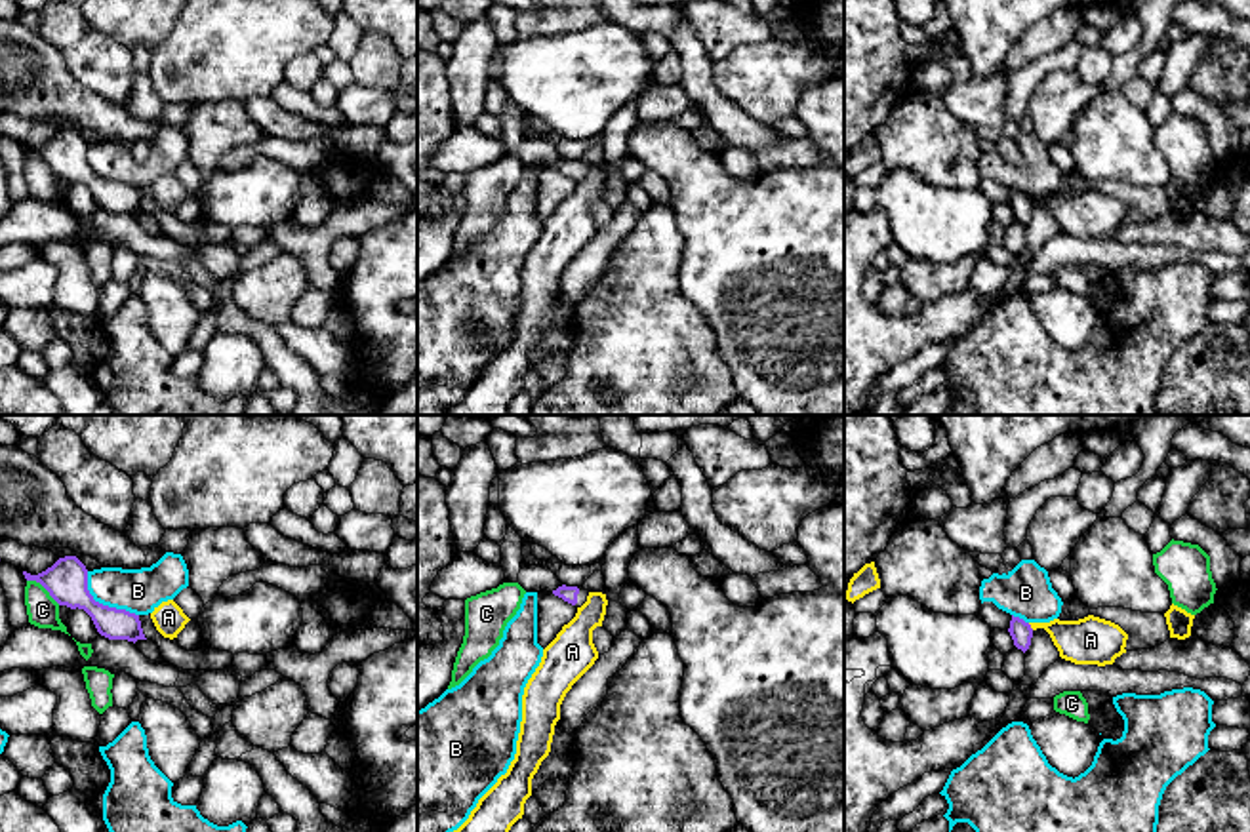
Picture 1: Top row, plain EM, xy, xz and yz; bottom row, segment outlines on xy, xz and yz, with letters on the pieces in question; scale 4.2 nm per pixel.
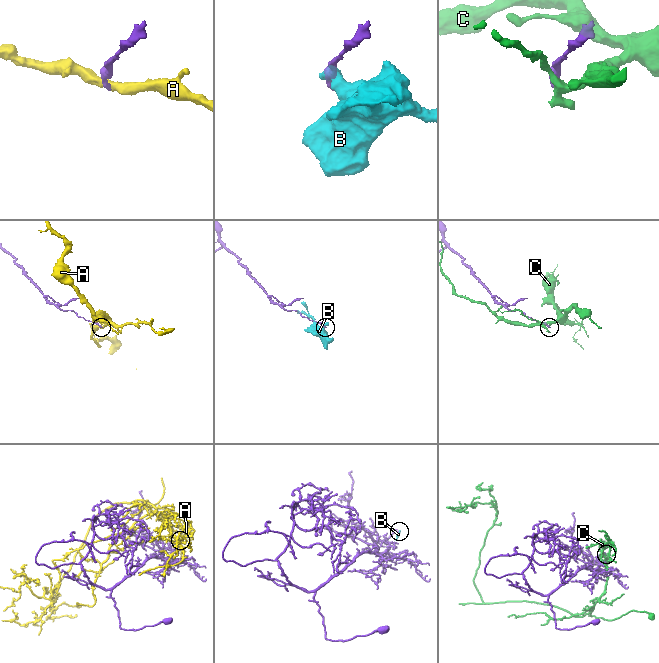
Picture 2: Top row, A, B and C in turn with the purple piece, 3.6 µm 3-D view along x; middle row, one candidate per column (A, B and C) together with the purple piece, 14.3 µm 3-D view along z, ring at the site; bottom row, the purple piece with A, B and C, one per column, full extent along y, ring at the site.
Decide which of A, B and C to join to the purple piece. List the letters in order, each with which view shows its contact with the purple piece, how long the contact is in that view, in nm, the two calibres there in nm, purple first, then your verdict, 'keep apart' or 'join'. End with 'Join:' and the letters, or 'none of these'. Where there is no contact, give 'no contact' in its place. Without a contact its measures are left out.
A: meets purple in yz; contact 40 nm long; 90 nm thick on the purple side, 190 nm on the other; keep apart
B: meets purple in xy; contact 300 nm long; 180 nm thick on the purple side, 190 nm on the other; keep apart
C: meets purple in xy; contact 180 nm long; 180 nm thick on the purple side, 140 nm on the other; keep apart
Join: none of these

